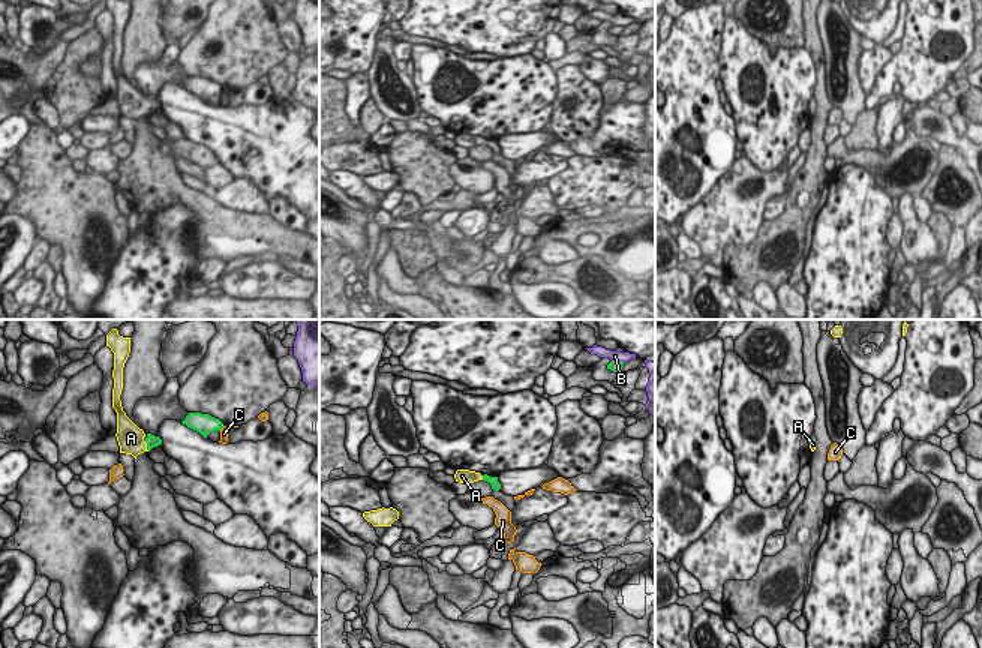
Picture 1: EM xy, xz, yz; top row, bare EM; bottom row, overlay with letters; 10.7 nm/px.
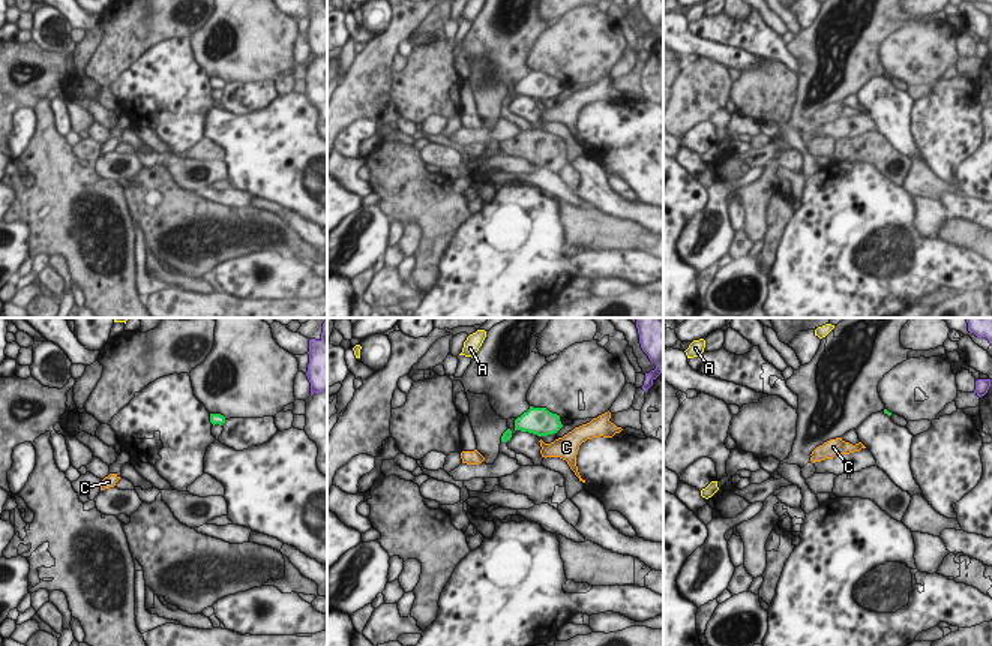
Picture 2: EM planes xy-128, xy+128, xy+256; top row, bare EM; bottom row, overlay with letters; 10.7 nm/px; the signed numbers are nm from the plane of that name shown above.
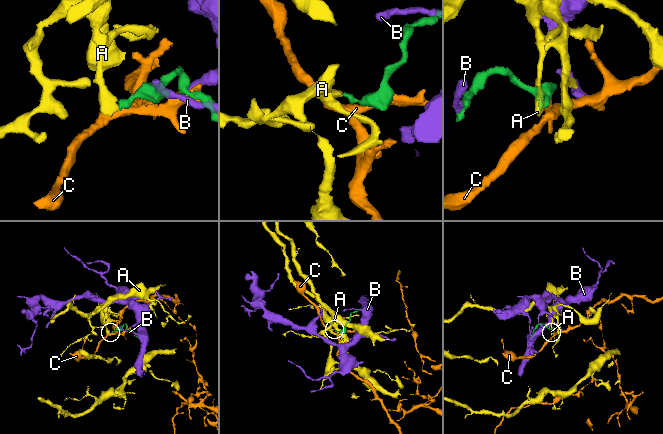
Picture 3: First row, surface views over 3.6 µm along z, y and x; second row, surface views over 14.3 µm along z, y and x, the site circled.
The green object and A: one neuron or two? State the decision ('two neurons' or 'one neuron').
one neuron

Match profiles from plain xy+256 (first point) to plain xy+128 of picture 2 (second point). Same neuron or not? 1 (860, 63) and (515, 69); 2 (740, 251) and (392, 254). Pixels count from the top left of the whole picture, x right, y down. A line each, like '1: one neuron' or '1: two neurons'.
1: one neuron
2: one neuron

